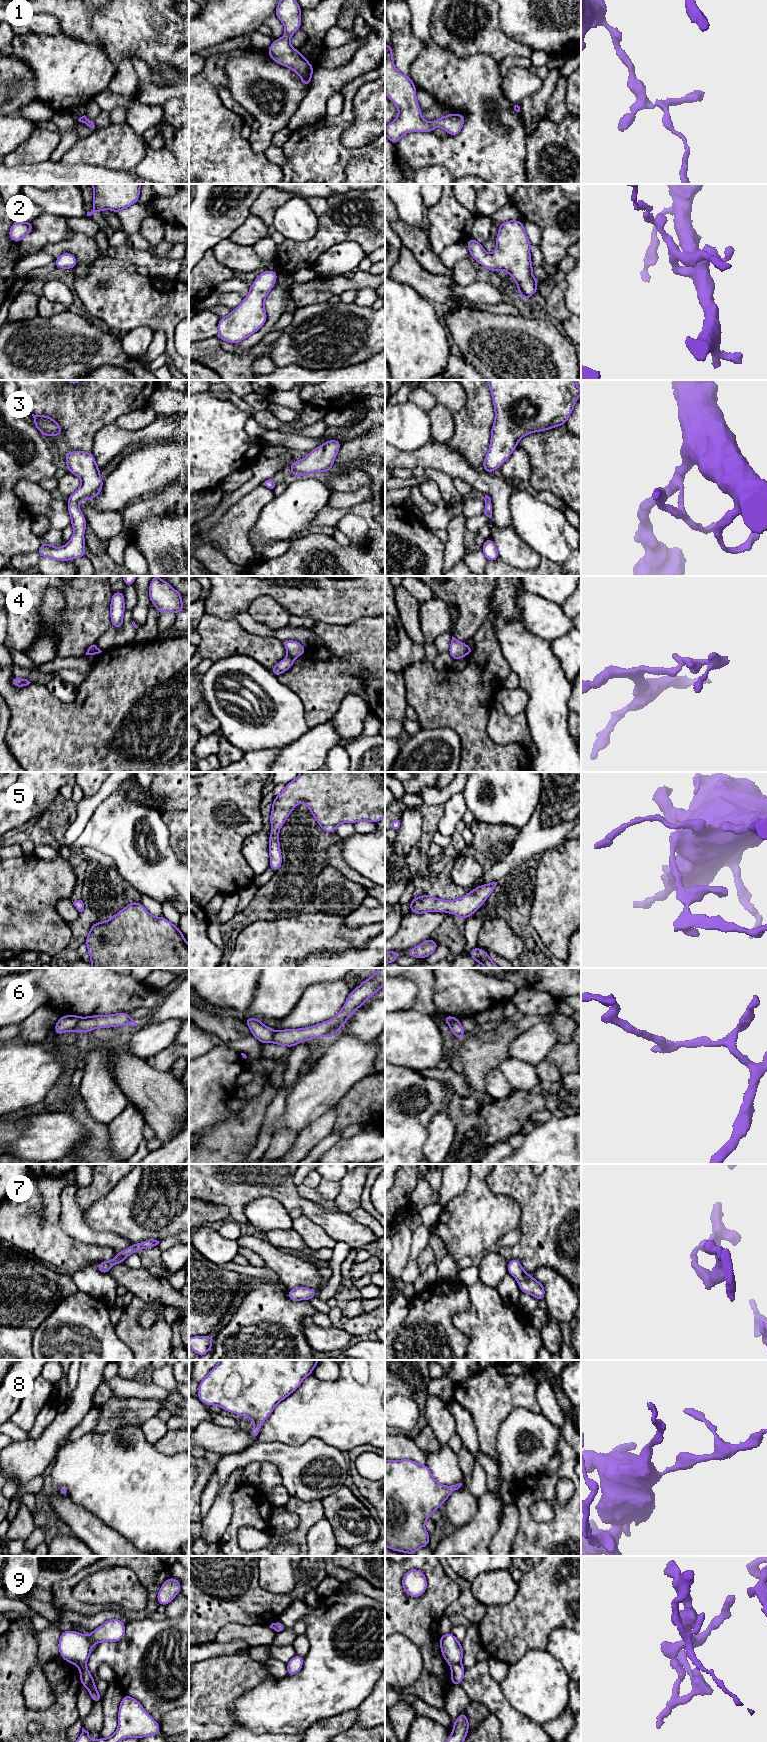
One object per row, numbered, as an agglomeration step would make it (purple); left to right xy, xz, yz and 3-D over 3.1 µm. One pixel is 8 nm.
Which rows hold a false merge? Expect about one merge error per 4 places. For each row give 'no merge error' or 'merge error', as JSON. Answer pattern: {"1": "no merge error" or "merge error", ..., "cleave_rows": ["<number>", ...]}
{"1": "no merge error", "2": "no merge error", "3": "no merge error", "4": "merge error", "5": "no merge error", "6": "merge error", "7": "no merge error", "8": "no merge error", "9": "merge error", "cleave_rows": ["4", "6", "9"]}

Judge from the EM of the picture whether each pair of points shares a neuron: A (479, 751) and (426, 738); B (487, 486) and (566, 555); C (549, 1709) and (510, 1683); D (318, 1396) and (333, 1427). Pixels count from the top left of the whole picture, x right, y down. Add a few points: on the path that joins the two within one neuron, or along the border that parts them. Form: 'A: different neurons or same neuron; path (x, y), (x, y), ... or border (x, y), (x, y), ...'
A: different neurons; border (445, 728), (452, 729), (458, 735), (460, 761)
B: different neurons; border (518, 489), (510, 498), (510, 524)
C: same neuron; path (539, 1699), (526, 1686), (520, 1686)
D: same neuron; path (320, 1404), (333, 1419)

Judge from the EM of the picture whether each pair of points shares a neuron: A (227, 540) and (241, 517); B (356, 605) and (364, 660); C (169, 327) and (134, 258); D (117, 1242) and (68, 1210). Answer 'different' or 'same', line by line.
A: same
B: different
C: different
D: same

